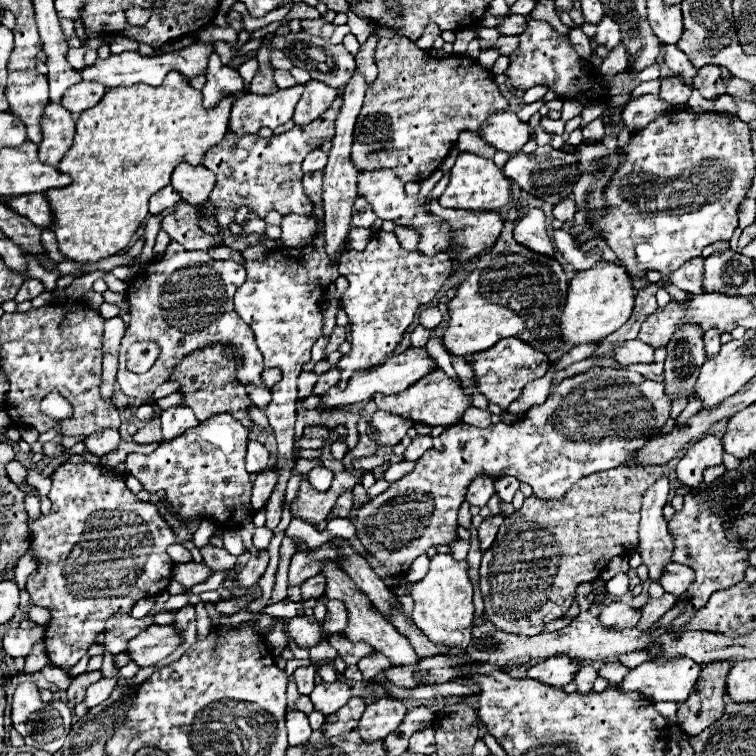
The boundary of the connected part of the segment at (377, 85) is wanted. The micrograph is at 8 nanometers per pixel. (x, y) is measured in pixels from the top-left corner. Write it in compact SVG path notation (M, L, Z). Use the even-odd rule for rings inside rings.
M406 36L380 40L374 54L378 78L366 92L354 128L352 164L356 170L392 170L402 182L428 178L456 146L462 130L478 132L494 114L508 108L494 74L462 54L434 58Z

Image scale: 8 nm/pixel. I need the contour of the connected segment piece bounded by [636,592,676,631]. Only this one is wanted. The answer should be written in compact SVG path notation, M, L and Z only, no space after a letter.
M666 592L662 598L658 598L656 602L648 602L642 608L642 618L640 618L639 623L637 624L637 628L642 631L647 631L650 629L650 626L666 612L666 610L670 610L672 606L674 606L674 602L676 602L676 596L674 594L670 594L670 592Z

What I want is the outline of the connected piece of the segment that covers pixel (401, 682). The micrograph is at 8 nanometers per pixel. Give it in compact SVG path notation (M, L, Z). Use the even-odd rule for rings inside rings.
M394 666L394 668L384 670L384 676L386 676L386 680L390 680L392 684L402 686L402 688L416 688L416 684L418 684L418 680L412 674L412 668L396 668Z

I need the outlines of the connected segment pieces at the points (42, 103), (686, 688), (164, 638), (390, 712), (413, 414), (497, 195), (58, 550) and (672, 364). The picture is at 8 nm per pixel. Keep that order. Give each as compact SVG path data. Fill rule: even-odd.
M14 72L8 76L6 98L10 112L18 116L28 128L28 140L34 144L42 142L40 118L48 104L48 84L44 74L36 72Z
M678 658L668 662L644 662L630 670L620 682L622 690L642 692L648 700L684 702L700 678L702 666L694 660Z
M152 624L128 642L126 652L138 666L154 666L180 648L182 642L182 632L176 624Z
M378 698L368 704L364 716L360 718L360 736L366 742L382 740L394 732L406 716L406 704L398 698Z
M437 368L428 372L428 376L424 376L422 380L418 380L418 384L410 386L408 392L400 392L400 394L392 394L392 396L378 394L378 396L374 396L374 402L376 402L378 410L390 412L390 414L400 414L400 416L412 420L414 424L450 426L450 424L458 424L462 420L462 414L472 406L472 396L466 394L466 388L462 388L458 380L446 376L441 368Z
M462 152L450 170L450 182L444 194L438 198L444 208L464 208L464 210L496 210L510 200L510 182L494 160L486 160L472 152Z
M64 462L50 478L52 488L48 496L52 512L30 524L38 568L28 578L26 590L36 606L52 610L52 620L44 634L46 654L54 666L70 672L96 642L96 636L104 632L104 624L110 616L128 614L140 598L156 596L166 590L172 578L172 560L166 548L176 542L176 534L152 502L140 502L136 494L126 488L124 476L102 468L100 464Z
M682 324L682 328L674 332L670 344L666 346L666 352L668 352L664 362L666 394L670 394L670 398L676 398L680 394L692 396L698 370L706 360L702 330L694 328L694 324Z

